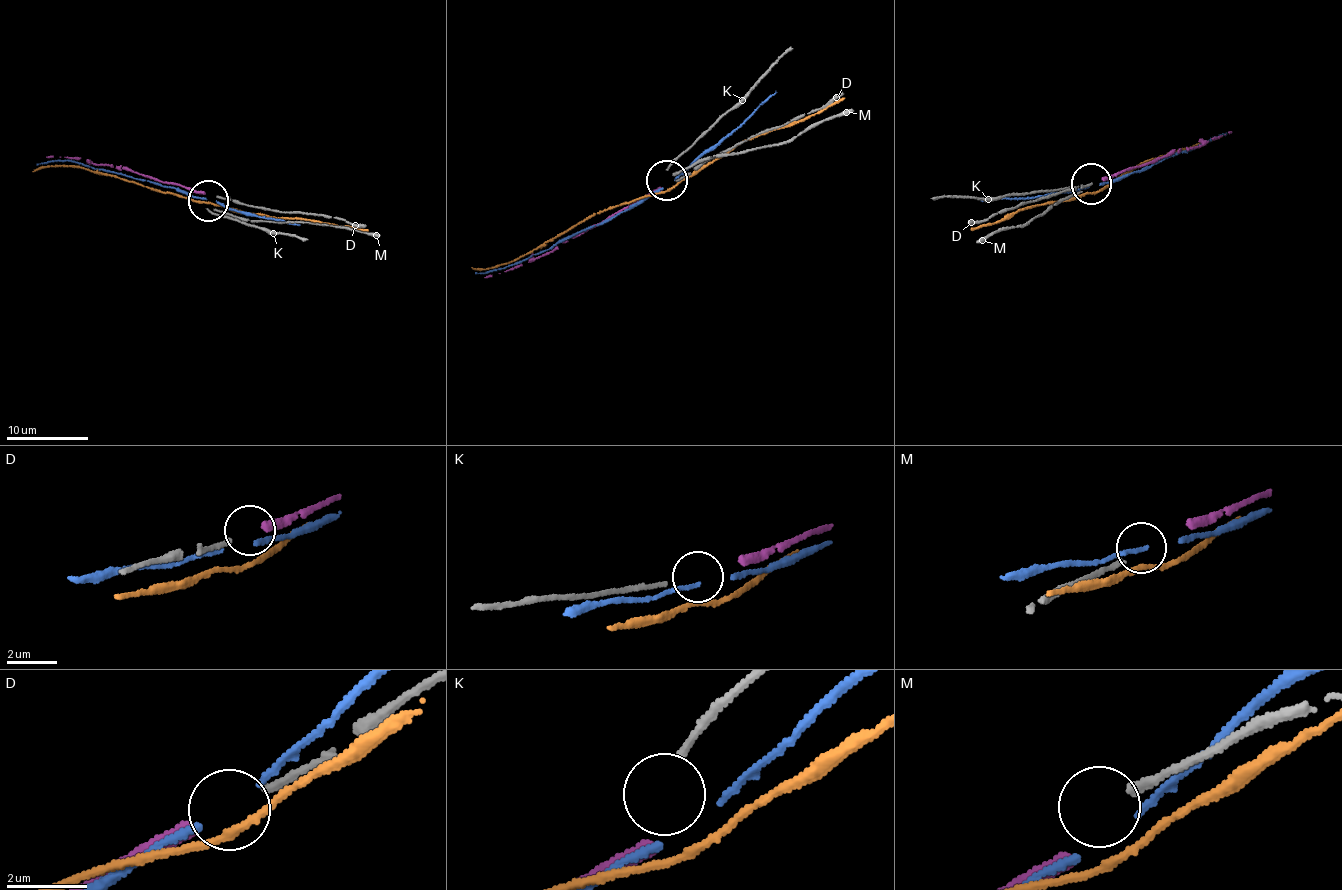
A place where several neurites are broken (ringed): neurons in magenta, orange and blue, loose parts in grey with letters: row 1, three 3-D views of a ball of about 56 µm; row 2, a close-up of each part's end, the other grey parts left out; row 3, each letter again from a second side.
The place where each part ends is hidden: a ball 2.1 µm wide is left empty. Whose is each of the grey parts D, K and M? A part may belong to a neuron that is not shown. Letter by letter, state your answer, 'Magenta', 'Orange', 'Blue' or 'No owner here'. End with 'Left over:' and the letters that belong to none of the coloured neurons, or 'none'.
D: Magenta
K: No owner here
M: No owner here
Left over: K, M

